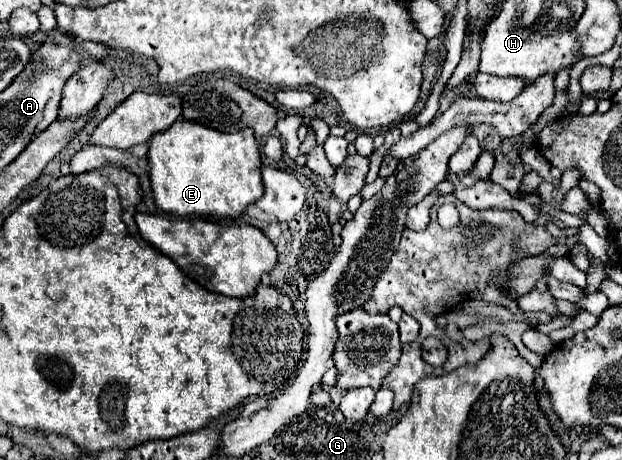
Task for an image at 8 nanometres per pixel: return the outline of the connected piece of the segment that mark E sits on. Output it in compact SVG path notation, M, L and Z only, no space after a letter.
M180 118L168 130L152 136L148 160L156 206L174 216L214 216L234 220L264 194L260 150L248 128L224 134Z

